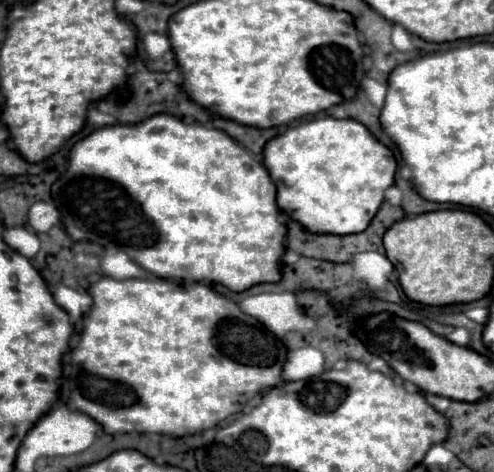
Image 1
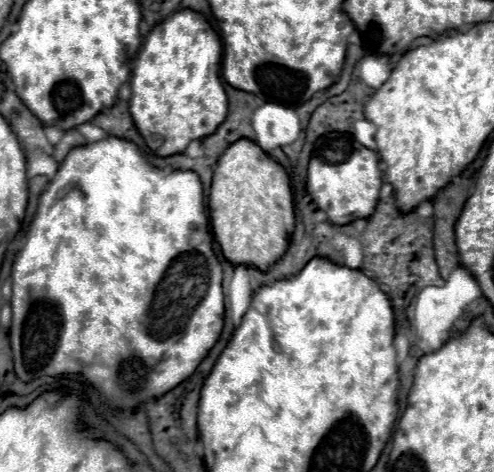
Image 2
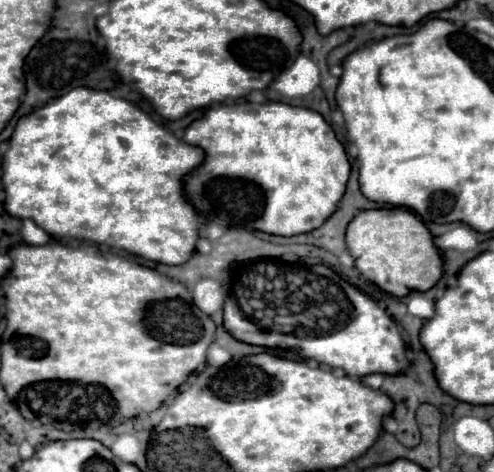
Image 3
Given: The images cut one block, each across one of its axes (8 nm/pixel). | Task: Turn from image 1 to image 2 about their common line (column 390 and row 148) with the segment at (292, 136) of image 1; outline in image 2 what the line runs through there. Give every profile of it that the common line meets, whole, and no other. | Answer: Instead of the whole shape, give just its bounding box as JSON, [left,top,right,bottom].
[130,8,228,156]

